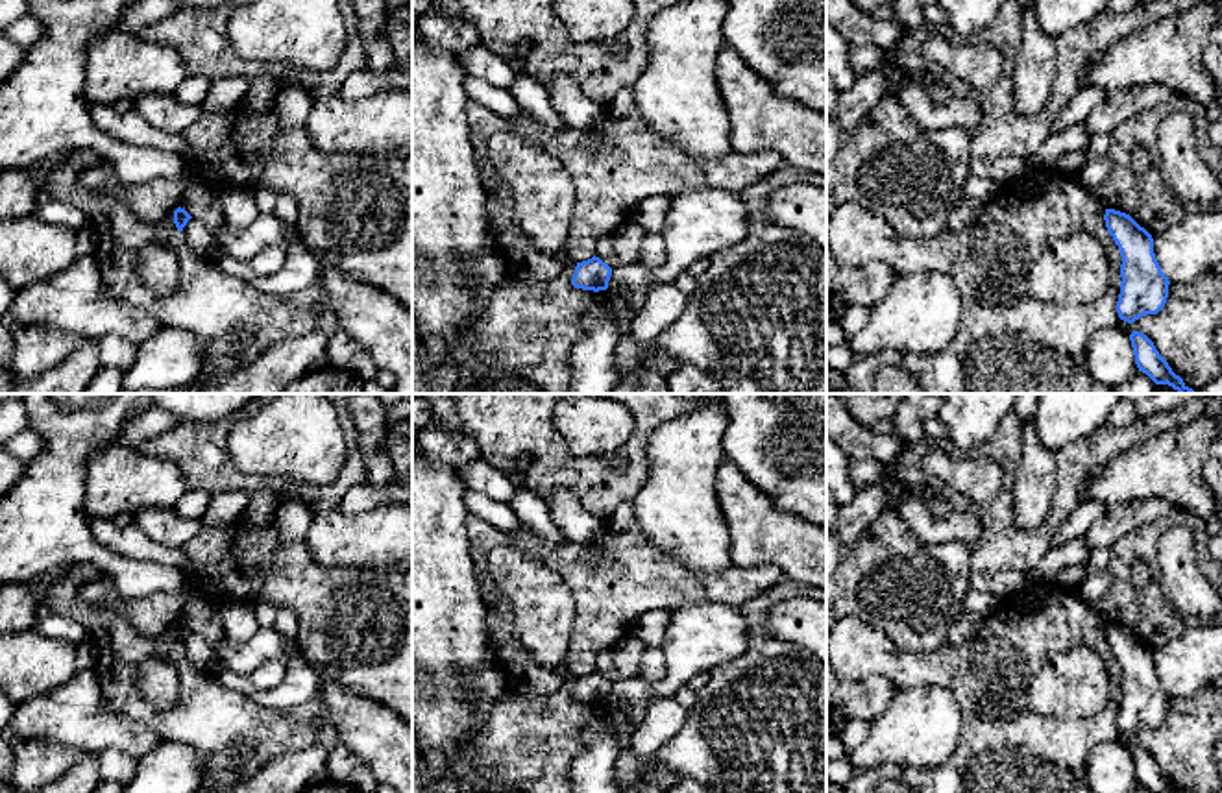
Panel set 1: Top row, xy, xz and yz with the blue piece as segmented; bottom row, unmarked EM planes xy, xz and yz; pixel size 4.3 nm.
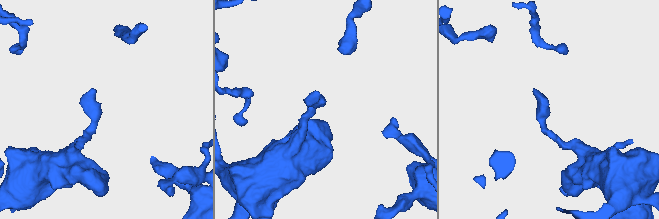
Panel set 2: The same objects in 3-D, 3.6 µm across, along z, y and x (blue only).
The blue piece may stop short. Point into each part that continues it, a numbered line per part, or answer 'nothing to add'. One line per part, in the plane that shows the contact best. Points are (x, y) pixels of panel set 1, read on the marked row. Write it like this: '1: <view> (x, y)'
nothing to add

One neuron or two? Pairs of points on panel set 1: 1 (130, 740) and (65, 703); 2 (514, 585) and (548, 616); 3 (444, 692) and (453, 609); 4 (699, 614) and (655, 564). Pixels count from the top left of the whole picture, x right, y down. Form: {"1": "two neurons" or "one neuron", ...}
{"1": "one neuron", "2": "one neuron", "3": "one neuron", "4": "two neurons"}

